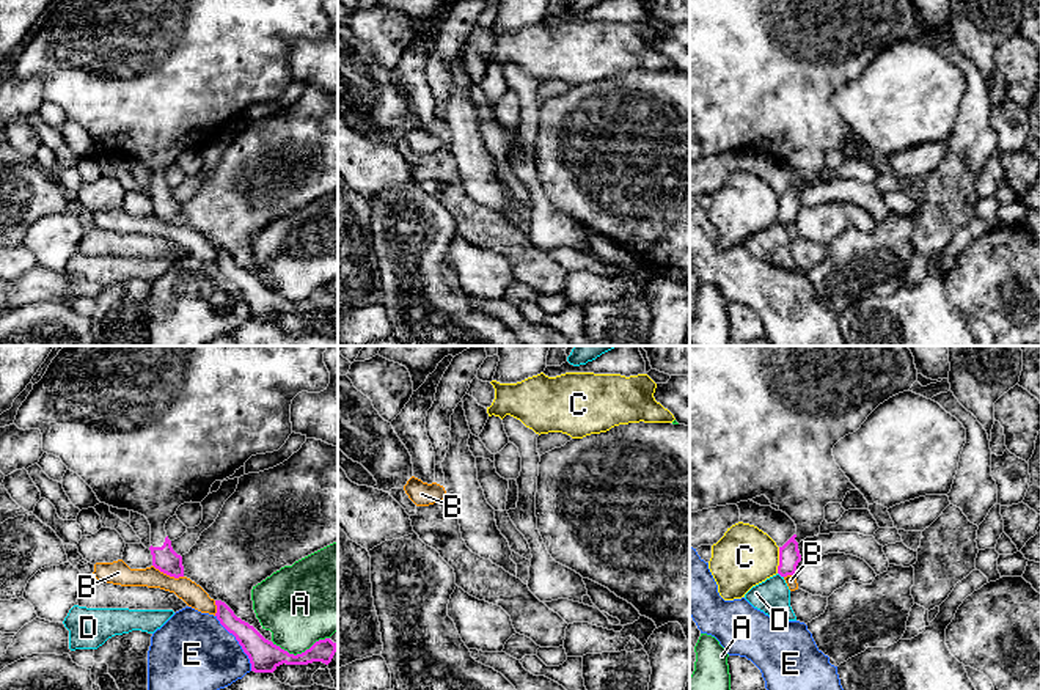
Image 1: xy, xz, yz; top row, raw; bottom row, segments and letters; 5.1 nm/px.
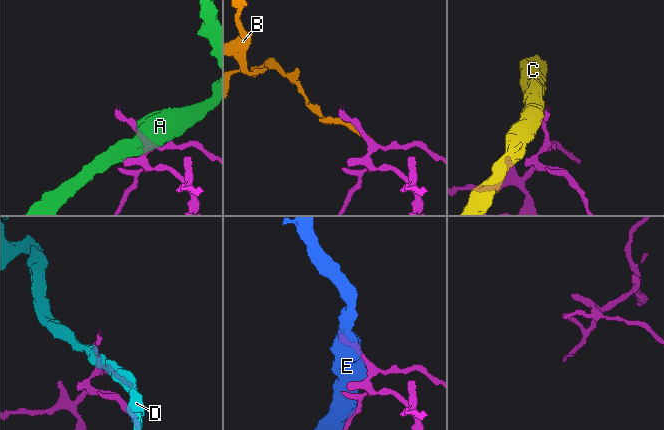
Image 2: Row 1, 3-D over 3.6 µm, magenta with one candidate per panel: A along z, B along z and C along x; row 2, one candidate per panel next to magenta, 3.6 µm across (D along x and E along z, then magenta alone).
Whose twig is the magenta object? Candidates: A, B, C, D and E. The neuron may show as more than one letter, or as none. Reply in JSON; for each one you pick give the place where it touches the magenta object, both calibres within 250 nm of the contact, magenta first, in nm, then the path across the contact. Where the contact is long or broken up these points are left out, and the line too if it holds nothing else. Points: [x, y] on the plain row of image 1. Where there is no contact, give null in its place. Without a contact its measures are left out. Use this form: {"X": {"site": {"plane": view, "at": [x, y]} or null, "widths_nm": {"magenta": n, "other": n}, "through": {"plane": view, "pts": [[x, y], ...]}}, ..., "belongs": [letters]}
{"belongs": []}

